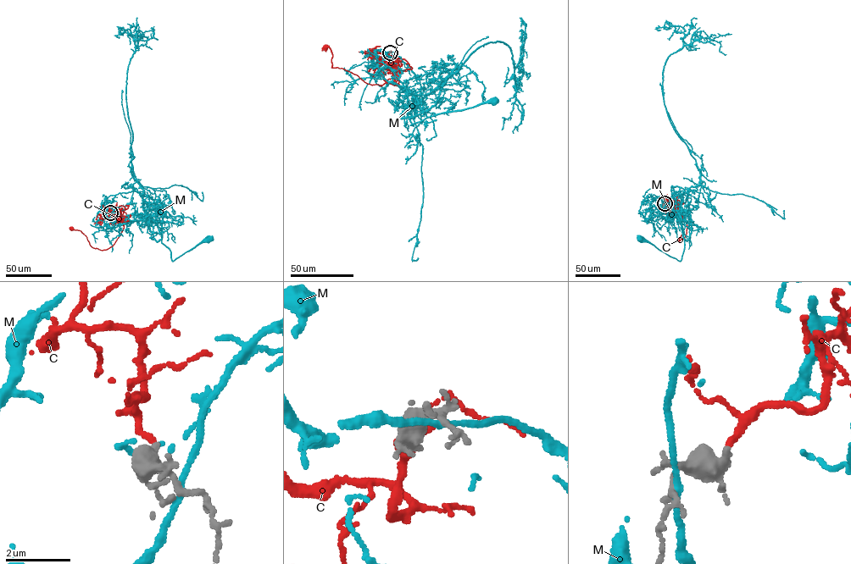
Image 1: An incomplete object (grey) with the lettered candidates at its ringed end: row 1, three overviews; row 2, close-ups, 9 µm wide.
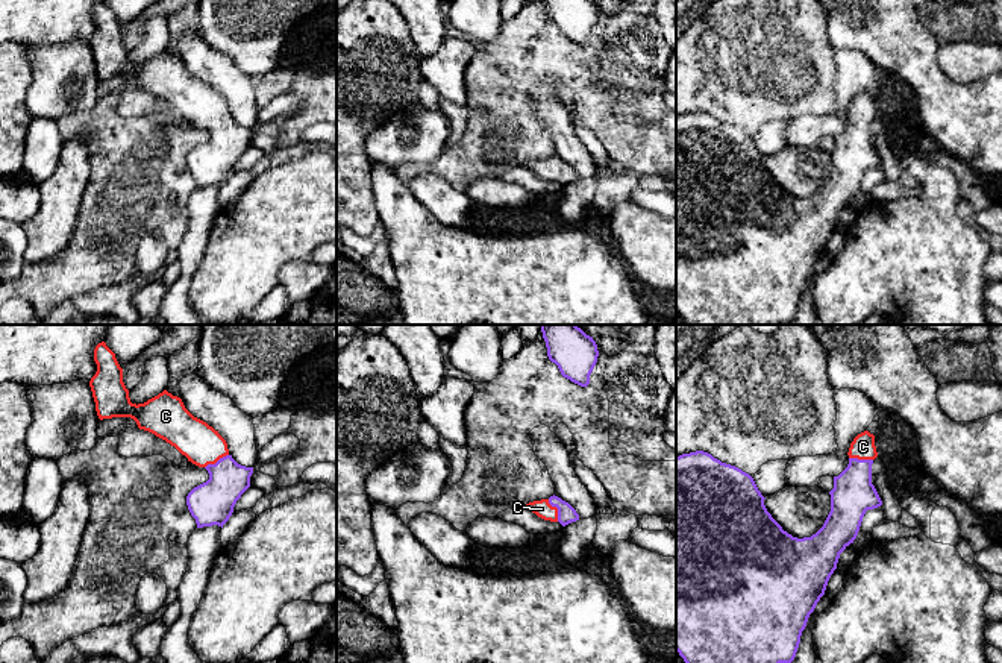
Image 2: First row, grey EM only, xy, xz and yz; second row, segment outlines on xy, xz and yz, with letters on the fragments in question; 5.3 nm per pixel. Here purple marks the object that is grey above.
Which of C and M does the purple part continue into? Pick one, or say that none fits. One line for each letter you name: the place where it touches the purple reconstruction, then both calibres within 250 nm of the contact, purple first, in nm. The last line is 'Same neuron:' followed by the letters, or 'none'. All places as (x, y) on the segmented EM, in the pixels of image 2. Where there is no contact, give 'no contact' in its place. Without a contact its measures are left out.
C: meets purple in xz at (558, 510); 100 nm thick on the purple side, 90 nm on the other
Same neuron: C

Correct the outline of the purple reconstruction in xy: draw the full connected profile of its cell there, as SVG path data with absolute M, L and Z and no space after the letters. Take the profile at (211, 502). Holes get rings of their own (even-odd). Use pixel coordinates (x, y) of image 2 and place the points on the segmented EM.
M105 341L96 346L94 361L97 372L89 387L99 419L130 417L139 429L165 440L188 461L205 467L209 479L188 493L186 505L197 528L223 528L236 501L250 487L253 467L238 464L218 431L194 417L182 399L167 390L144 404L132 404L123 369Z

